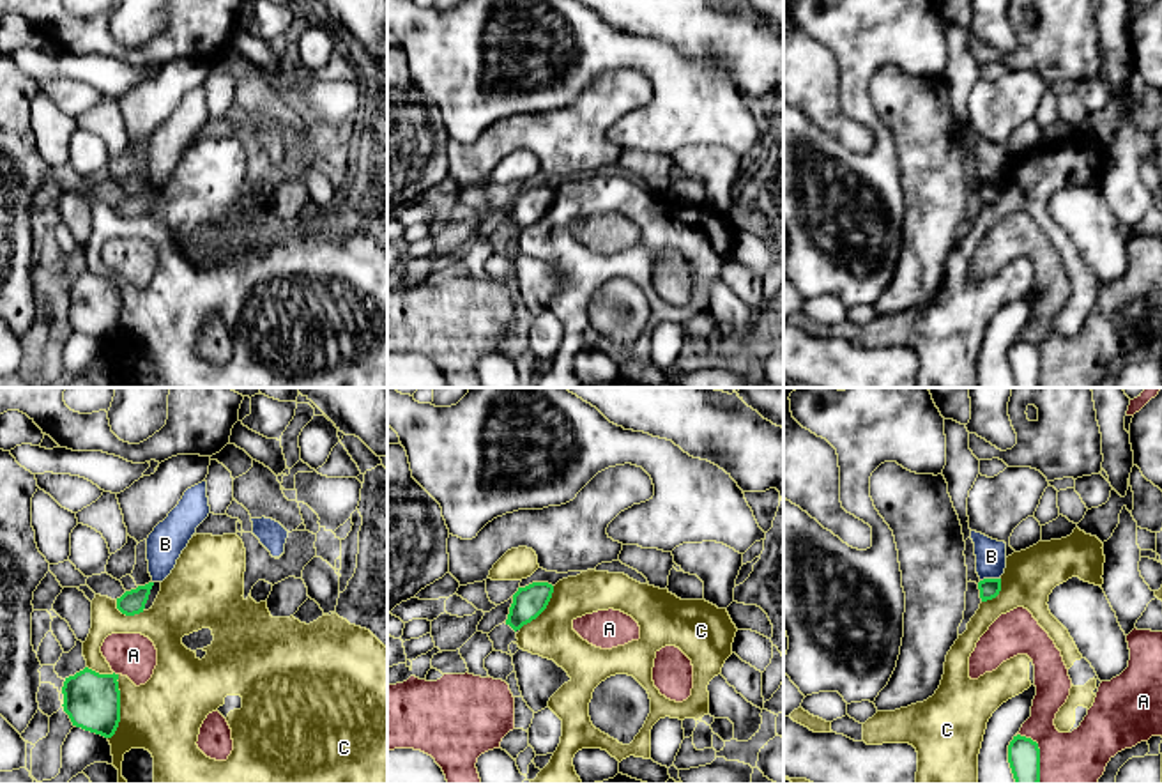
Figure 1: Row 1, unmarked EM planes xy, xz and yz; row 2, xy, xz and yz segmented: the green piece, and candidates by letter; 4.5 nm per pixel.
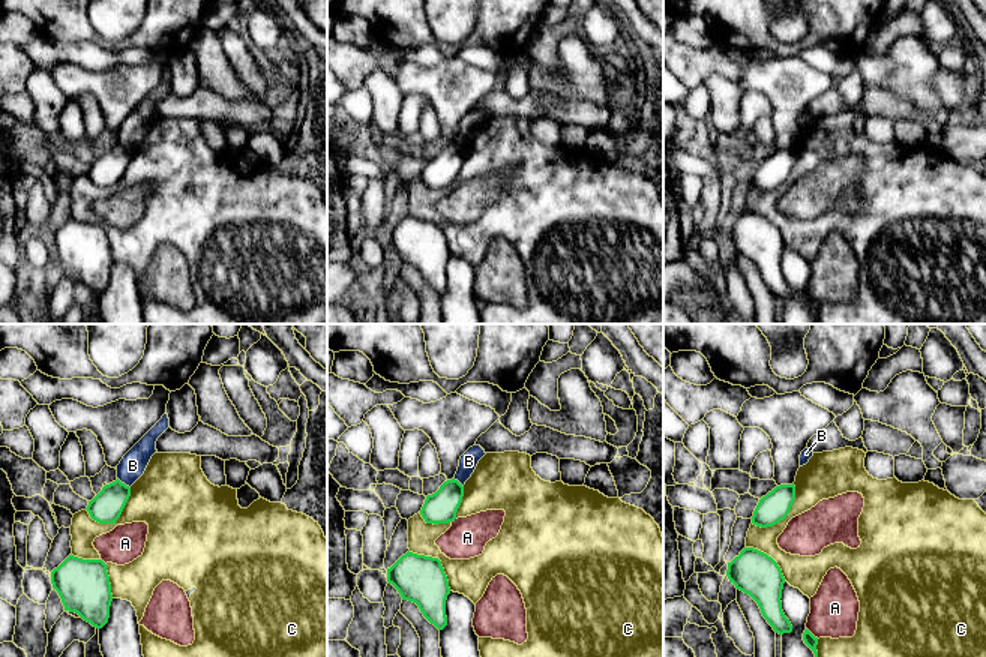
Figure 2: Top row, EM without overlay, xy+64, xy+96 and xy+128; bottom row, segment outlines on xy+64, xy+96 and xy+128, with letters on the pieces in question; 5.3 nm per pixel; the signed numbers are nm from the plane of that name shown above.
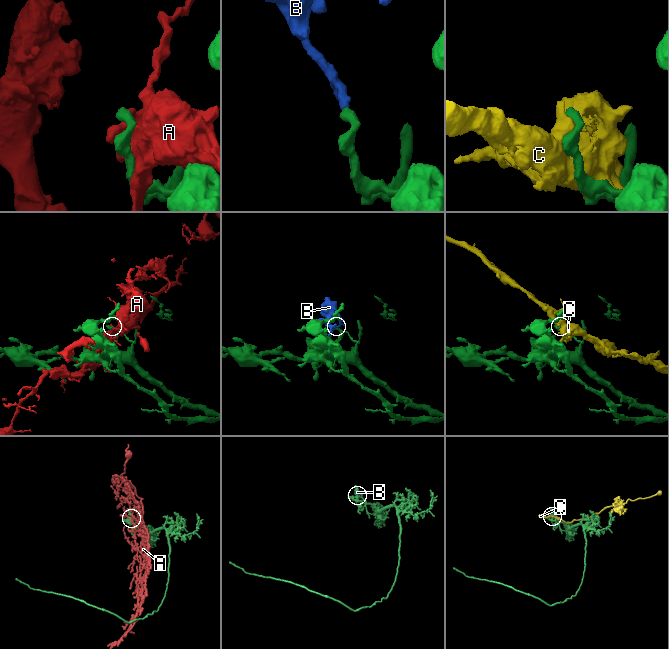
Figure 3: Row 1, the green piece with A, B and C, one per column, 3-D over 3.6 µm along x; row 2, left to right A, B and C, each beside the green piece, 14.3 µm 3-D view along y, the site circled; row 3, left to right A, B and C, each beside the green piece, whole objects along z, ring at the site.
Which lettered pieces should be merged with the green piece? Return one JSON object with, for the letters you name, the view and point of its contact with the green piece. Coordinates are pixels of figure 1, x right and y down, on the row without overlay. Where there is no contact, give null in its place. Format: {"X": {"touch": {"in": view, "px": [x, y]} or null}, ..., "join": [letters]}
{"join": []}

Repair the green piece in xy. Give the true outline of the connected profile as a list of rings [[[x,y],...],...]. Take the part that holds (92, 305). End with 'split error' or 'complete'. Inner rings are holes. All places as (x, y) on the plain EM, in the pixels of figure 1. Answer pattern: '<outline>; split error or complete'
[[[88,271],[65,281],[64,315],[73,329],[111,342],[120,326],[118,278],[99,278]]]; complete

